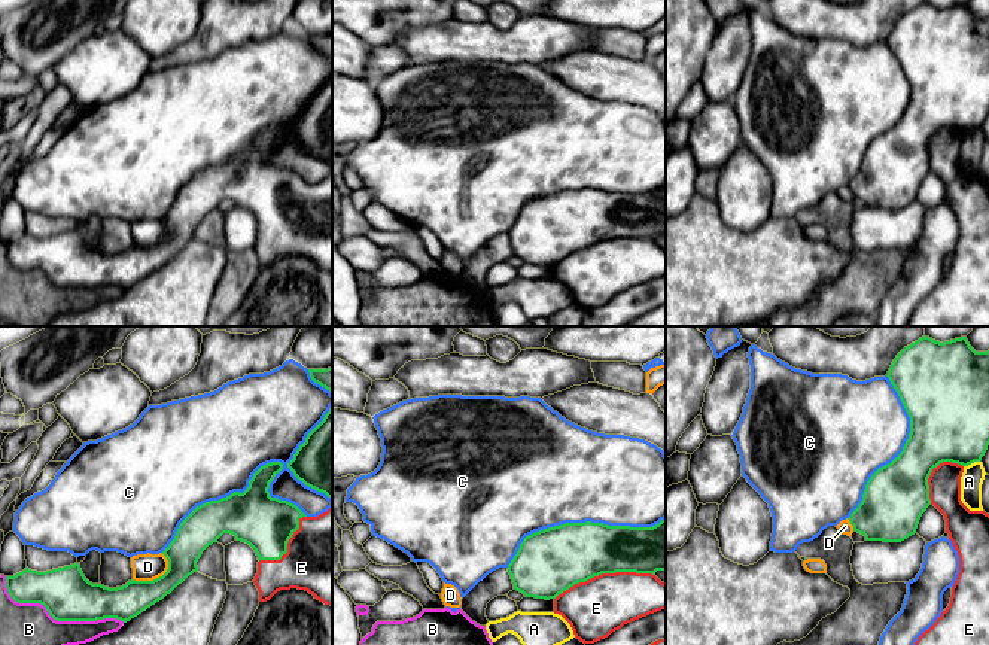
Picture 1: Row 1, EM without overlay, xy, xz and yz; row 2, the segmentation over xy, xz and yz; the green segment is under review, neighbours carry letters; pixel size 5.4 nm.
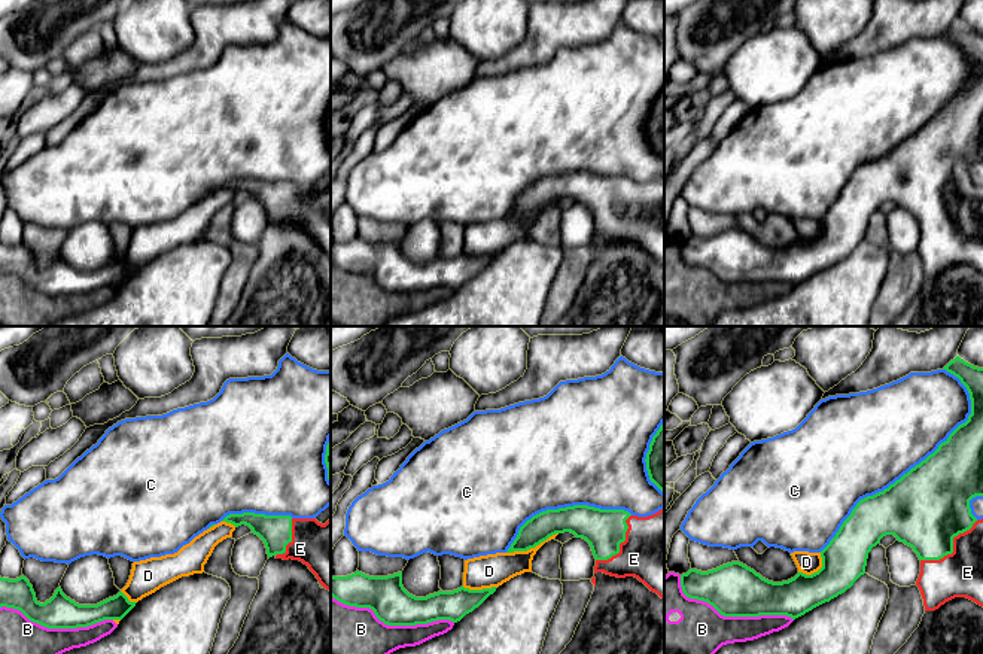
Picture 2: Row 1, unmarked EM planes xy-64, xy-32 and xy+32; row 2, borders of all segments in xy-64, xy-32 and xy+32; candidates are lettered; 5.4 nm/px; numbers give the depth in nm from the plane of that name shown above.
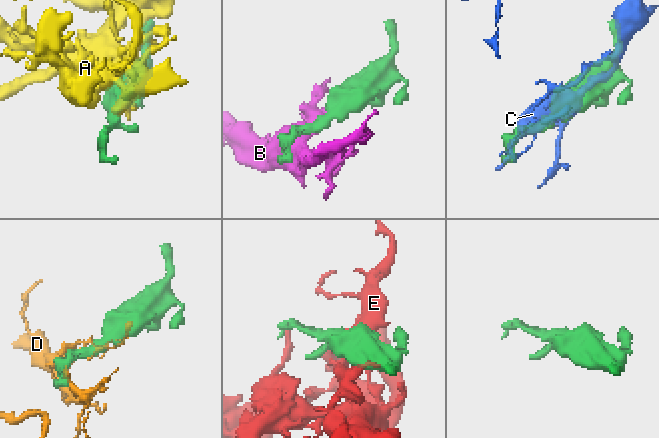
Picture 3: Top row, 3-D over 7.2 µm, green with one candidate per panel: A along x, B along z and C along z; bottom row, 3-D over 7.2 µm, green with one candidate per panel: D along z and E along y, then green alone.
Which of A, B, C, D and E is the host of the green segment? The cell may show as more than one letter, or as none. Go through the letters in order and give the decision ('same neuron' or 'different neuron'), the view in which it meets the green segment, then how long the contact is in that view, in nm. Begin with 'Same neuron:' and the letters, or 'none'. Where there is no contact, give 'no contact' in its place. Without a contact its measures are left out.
Same neuron: E
A: different neuron; contact in yz; length 90 nm
B: different neuron; contact in xy; length 700 nm
C: different neuron; contact in xy; length 800 nm
D: different neuron; contact in xy; length 220 nm
E: same neuron; contact in xz; length 550 nm

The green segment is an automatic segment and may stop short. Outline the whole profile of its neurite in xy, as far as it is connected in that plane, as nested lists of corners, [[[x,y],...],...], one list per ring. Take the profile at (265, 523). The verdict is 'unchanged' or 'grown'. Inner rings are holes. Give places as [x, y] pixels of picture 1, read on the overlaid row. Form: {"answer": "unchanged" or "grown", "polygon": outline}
{"answer": "grown", "polygon": [[[283,463],[261,466],[249,481],[249,487],[219,501],[197,506],[179,526],[174,539],[162,551],[168,560],[167,572],[153,581],[128,581],[122,587],[109,588],[89,582],[79,563],[37,572],[25,568],[6,576],[6,588],[18,603],[40,603],[57,621],[97,621],[116,618],[124,623],[137,617],[170,594],[189,575],[198,571],[203,551],[217,542],[223,533],[249,544],[258,556],[258,573],[253,579],[259,602],[270,600],[280,590],[305,590],[314,599],[332,606],[332,506],[317,515],[307,517],[296,505],[270,496],[270,483],[283,469]]]}

